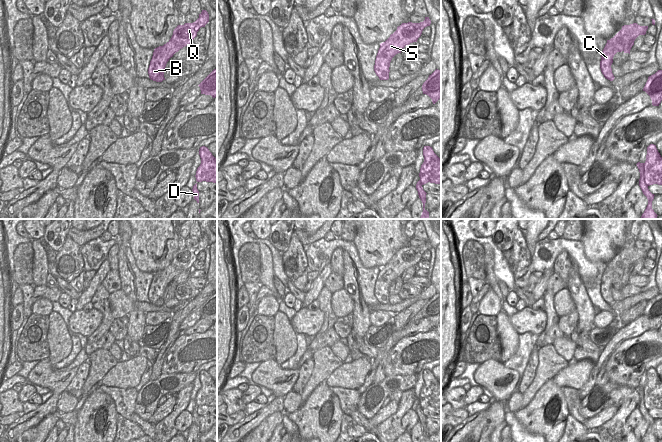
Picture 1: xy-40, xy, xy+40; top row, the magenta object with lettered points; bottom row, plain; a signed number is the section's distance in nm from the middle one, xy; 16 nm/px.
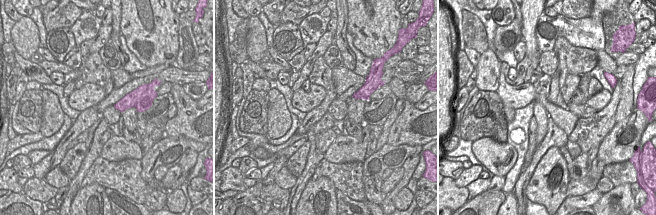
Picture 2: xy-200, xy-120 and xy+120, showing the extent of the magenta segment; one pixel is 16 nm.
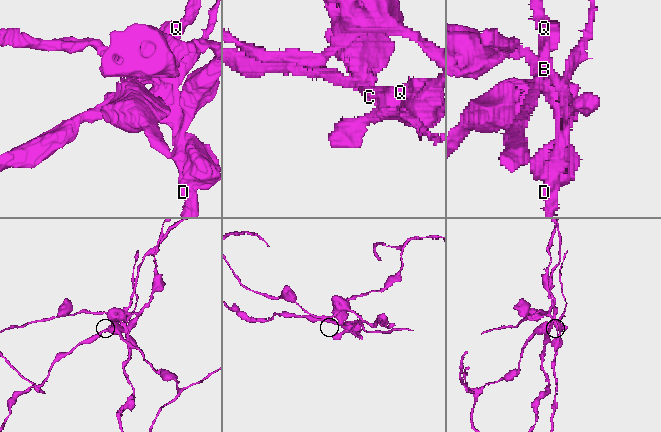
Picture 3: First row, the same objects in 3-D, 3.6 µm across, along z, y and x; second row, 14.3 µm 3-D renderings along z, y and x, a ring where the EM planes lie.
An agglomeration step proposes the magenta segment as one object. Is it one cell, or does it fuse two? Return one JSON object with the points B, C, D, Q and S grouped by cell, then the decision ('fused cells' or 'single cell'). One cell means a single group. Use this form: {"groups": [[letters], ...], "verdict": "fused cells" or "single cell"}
{"groups": [["B", "C", "Q", "S"], ["D"]], "verdict": "fused cells"}

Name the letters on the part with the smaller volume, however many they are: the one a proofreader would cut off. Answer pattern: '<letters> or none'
B, C, Q, S

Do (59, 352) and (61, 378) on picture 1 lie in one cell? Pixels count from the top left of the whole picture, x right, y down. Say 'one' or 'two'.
two

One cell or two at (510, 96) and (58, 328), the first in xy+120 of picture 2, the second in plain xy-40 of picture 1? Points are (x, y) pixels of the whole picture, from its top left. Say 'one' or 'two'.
two

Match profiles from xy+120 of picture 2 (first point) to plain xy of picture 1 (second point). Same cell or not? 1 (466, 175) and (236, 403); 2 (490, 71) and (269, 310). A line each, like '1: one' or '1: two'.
1: two
2: one

